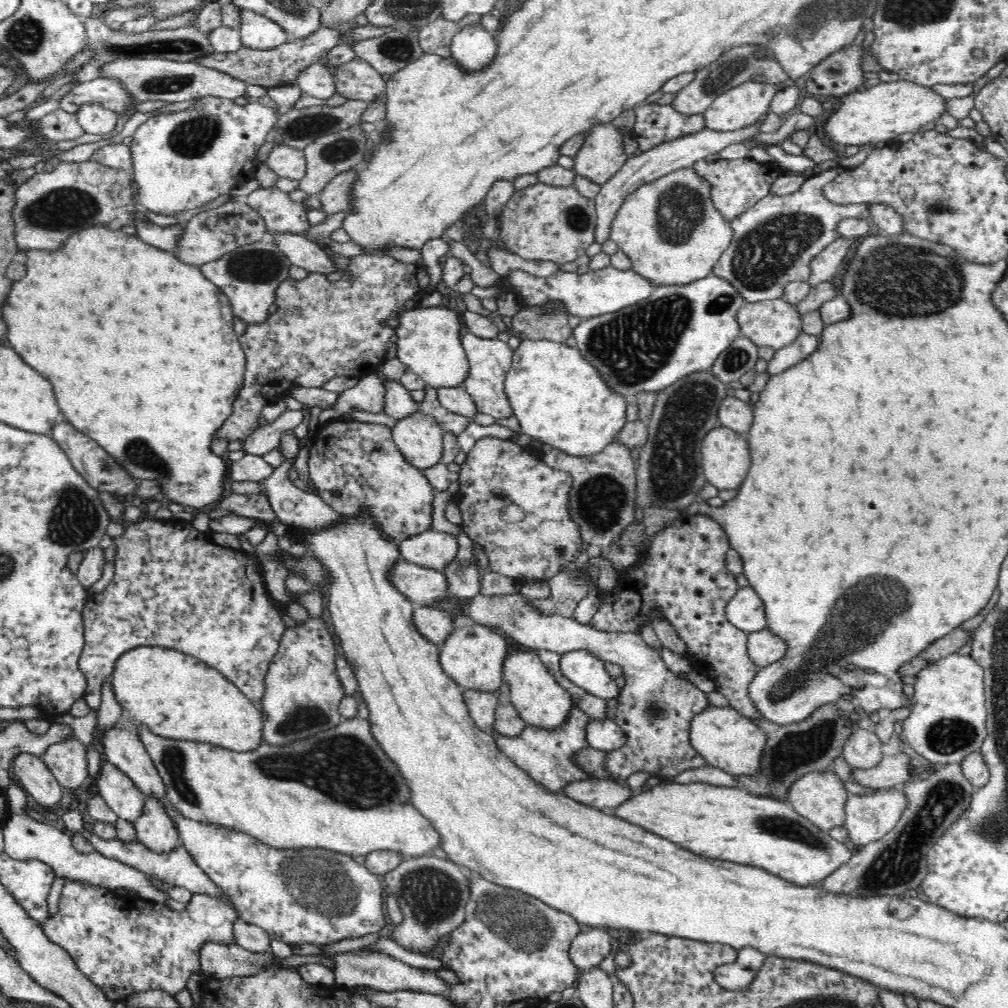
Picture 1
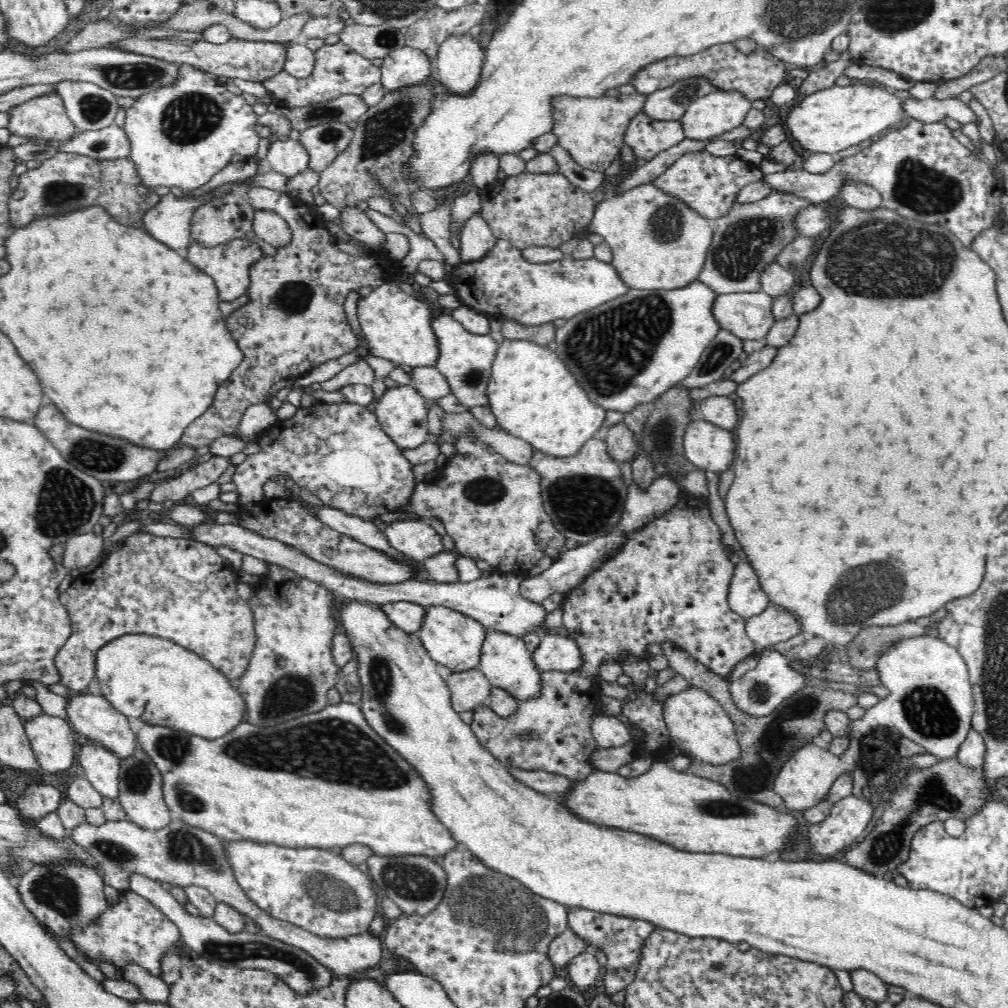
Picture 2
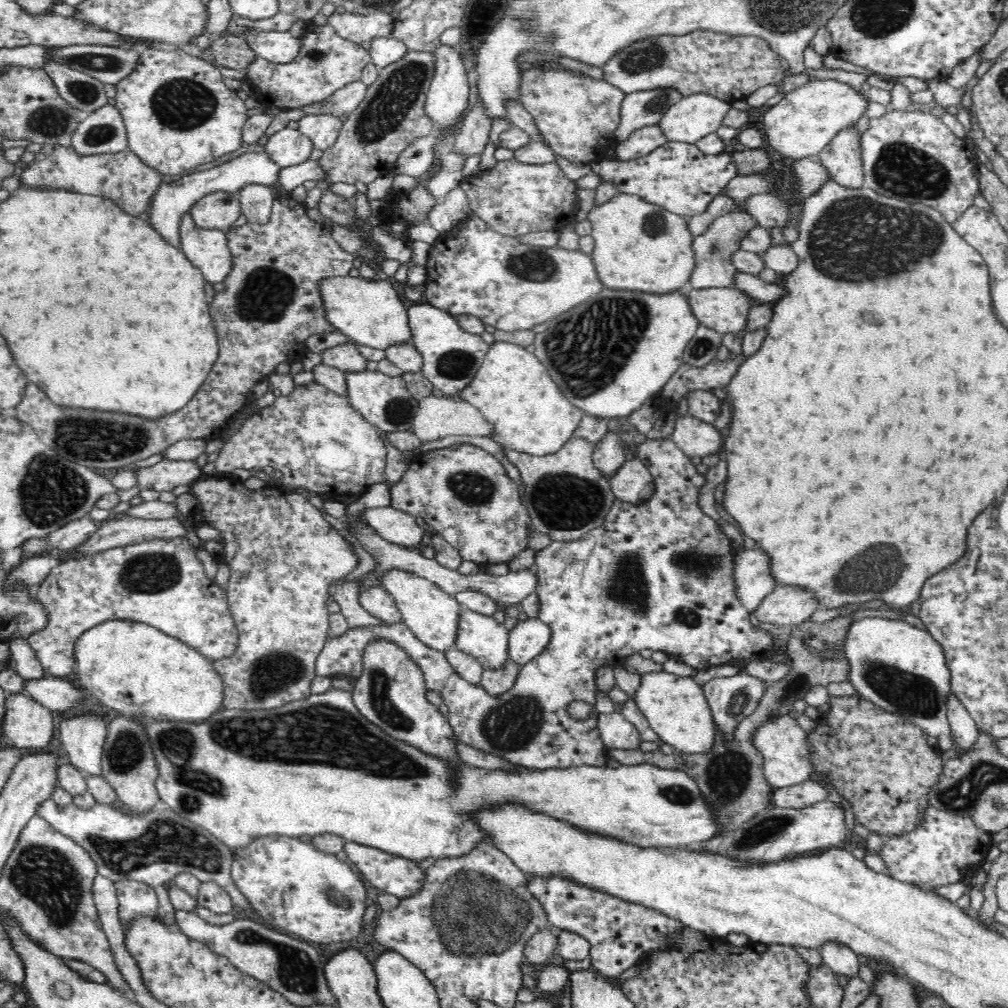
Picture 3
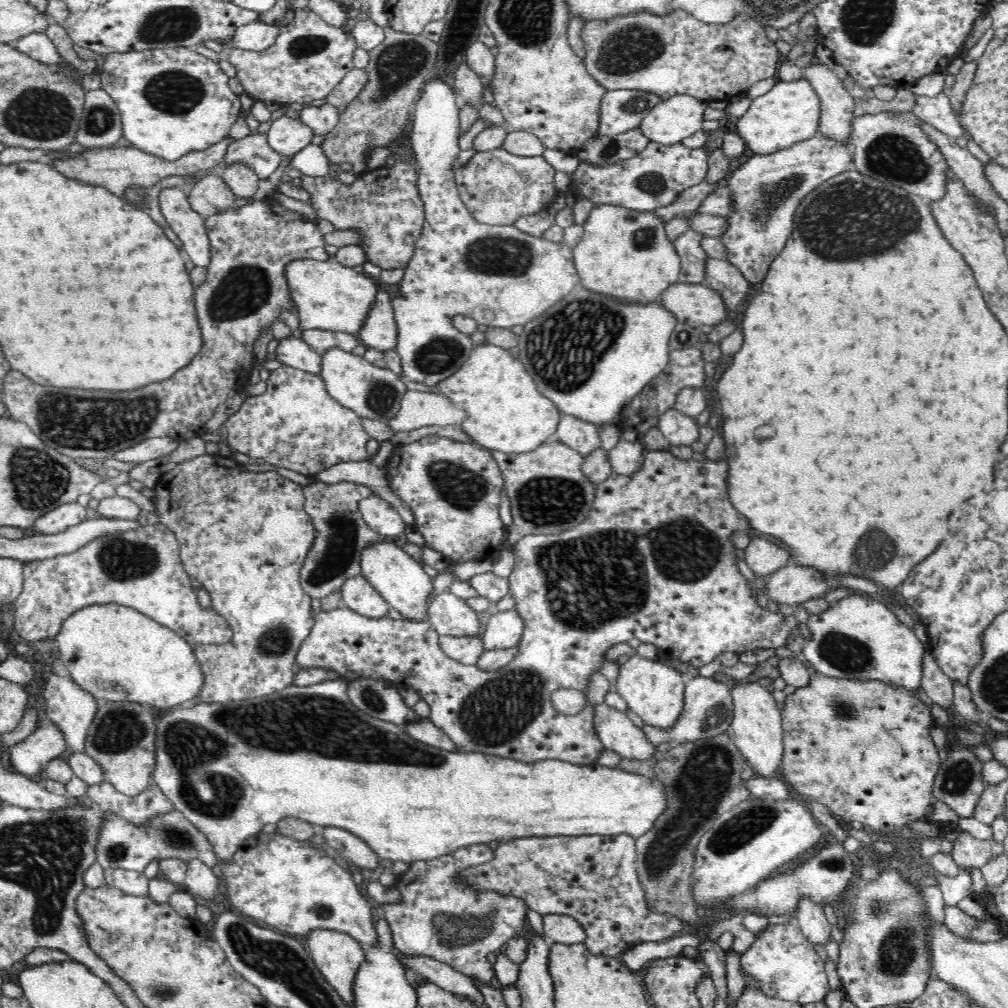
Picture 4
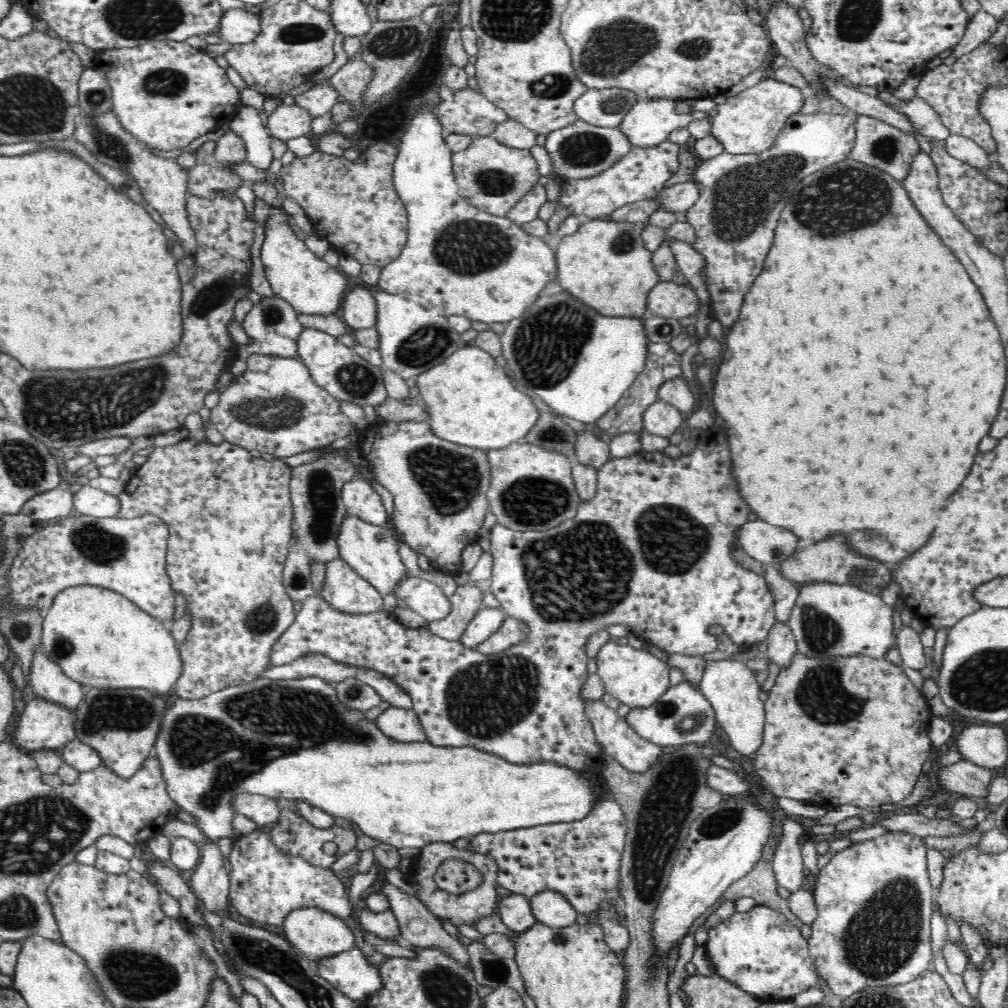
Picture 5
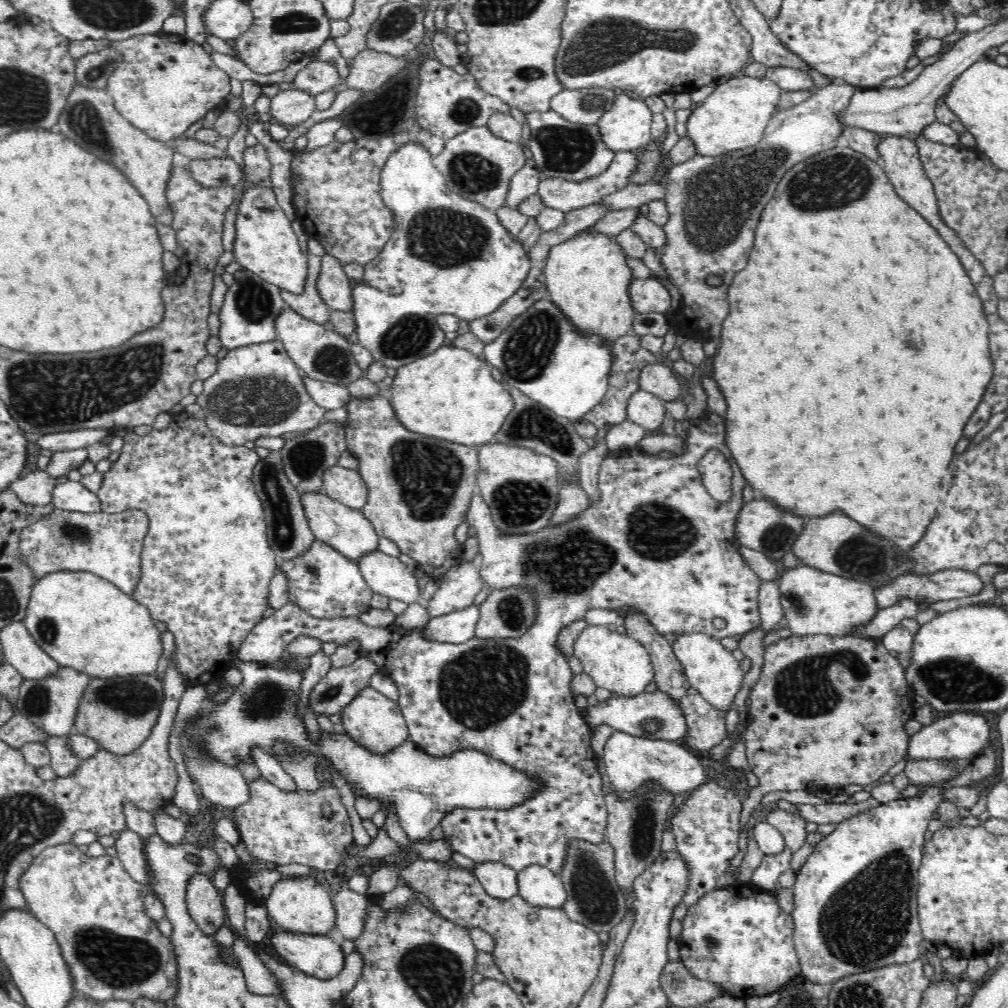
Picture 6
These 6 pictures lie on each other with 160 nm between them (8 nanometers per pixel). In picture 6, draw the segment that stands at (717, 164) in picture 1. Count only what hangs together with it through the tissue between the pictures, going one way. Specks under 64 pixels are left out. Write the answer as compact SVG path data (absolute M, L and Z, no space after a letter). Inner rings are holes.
M636 151L618 152L610 166L598 176L583 181L570 181L566 179L547 178L540 180L538 184L538 200L543 200L545 206L560 210L563 213L582 206L596 205L604 196L614 194L630 184L630 176L636 170L638 155Z

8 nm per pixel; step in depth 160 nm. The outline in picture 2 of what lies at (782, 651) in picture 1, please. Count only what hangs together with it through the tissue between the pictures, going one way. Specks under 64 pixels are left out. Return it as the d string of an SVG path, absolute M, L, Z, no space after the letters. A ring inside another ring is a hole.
M775 603L768 605L758 616L750 616L745 622L746 633L756 644L758 652L790 640L792 636L799 634L802 628L788 608L777 606Z

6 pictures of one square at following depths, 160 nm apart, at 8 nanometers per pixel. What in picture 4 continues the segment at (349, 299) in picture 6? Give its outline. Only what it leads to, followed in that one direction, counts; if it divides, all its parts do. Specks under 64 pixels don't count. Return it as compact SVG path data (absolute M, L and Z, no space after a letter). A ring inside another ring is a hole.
M378 291L376 294L376 300L358 334L358 338L366 347L382 352L397 350L398 327L394 318L392 298L392 295L384 291Z

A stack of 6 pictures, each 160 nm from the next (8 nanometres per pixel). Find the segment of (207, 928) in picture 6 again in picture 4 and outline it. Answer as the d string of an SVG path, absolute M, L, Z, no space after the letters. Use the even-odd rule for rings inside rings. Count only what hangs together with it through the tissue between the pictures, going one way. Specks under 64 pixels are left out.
M341 679L338 681L324 680L324 682L310 686L294 684L274 694L260 696L260 698L218 703L197 701L187 706L174 706L169 711L161 713L166 716L158 720L155 768L152 779L164 796L174 805L174 808L205 834L215 856L221 862L221 869L223 864L230 861L246 841L261 834L264 826L276 824L282 818L296 818L309 822L311 825L318 824L323 828L340 828L358 836L358 839L370 846L380 859L410 864L420 860L435 860L468 846L480 844L489 846L521 837L587 836L587 834L588 836L604 834L604 836L614 837L615 834L629 833L630 837L638 839L652 831L655 828L656 820L664 816L668 810L668 789L660 779L626 772L617 767L602 766L598 762L588 766L554 759L523 763L481 752L462 750L448 752L446 749L434 748L410 737L401 726L378 720L356 708L349 699L347 688L348 681Z

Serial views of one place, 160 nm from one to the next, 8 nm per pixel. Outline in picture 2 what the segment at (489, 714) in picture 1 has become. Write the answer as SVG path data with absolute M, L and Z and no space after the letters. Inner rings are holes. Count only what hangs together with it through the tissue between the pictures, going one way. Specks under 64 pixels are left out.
M455 669L454 672L446 672L445 676L452 707L457 713L470 712L474 704L482 704L482 700L488 700L492 684L480 669Z

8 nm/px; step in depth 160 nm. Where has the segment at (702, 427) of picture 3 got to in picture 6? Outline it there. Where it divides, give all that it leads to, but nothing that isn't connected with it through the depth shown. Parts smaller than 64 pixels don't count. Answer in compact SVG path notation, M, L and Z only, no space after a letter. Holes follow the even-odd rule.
M644 390L637 391L626 402L627 419L638 424L644 431L660 429L667 408L665 401Z

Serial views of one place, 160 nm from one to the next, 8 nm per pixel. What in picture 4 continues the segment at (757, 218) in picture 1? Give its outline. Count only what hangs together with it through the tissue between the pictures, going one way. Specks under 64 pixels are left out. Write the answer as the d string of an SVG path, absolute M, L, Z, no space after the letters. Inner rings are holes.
M686 231L676 238L674 251L682 259L682 266L678 276L679 282L688 284L702 284L704 282L704 264L709 256L702 250L702 238L705 234L696 231Z

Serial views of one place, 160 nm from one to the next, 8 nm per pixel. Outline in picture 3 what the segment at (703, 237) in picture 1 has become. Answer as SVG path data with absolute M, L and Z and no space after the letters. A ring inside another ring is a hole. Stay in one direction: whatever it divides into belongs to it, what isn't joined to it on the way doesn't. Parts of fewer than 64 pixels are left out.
M614 195L608 202L594 206L587 214L587 219L594 237L594 250L590 258L602 286L617 291L638 291L655 295L687 288L695 262L694 249L691 247L694 234L690 233L685 217L648 203L638 198L638 195Z

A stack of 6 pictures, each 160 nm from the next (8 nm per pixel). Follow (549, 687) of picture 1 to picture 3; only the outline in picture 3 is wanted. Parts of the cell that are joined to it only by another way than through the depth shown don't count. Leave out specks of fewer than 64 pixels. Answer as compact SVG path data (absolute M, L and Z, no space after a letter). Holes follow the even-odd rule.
M465 607L460 608L458 612L459 632L456 633L455 647L470 656L473 656L485 668L485 670L494 670L500 668L508 662L508 644L509 630L498 624L498 622L490 616L486 616L480 612L474 612Z

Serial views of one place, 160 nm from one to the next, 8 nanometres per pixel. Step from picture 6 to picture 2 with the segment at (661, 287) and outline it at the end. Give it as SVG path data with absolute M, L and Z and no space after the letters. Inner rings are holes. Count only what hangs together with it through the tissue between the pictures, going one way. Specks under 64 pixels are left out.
M762 290L722 293L714 298L710 312L718 326L734 336L761 341L778 321L772 314L772 300L773 297Z

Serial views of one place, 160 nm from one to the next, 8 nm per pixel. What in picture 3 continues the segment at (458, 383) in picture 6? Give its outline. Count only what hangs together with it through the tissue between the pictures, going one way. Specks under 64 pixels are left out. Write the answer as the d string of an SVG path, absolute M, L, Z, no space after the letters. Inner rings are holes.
M495 340L472 383L458 395L474 405L491 425L491 439L506 449L532 456L558 452L573 437L585 416L546 376L546 368L542 368L535 354L511 342Z

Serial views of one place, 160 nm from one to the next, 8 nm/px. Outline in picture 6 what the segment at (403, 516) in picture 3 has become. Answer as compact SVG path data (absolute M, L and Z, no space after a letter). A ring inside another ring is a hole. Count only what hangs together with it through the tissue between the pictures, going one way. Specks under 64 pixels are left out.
M340 465L330 466L323 474L324 493L348 508L355 508L361 511L366 504L367 485L358 476L358 471L341 467Z

